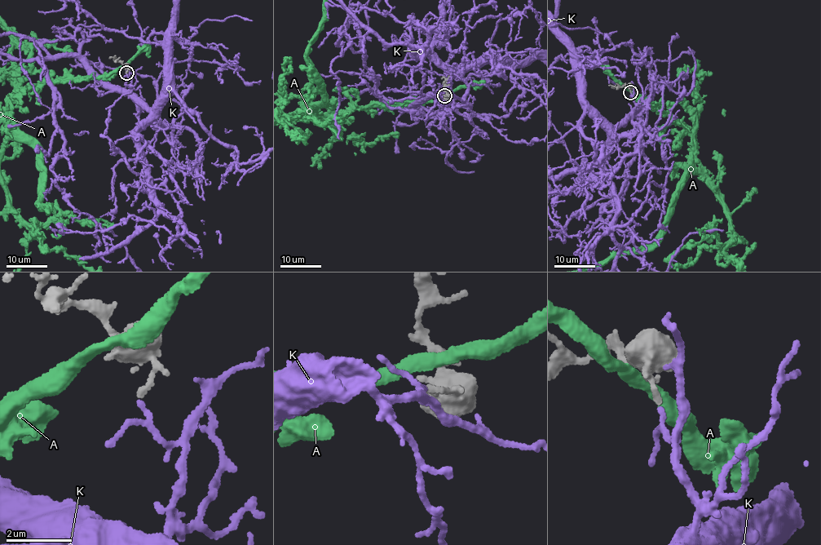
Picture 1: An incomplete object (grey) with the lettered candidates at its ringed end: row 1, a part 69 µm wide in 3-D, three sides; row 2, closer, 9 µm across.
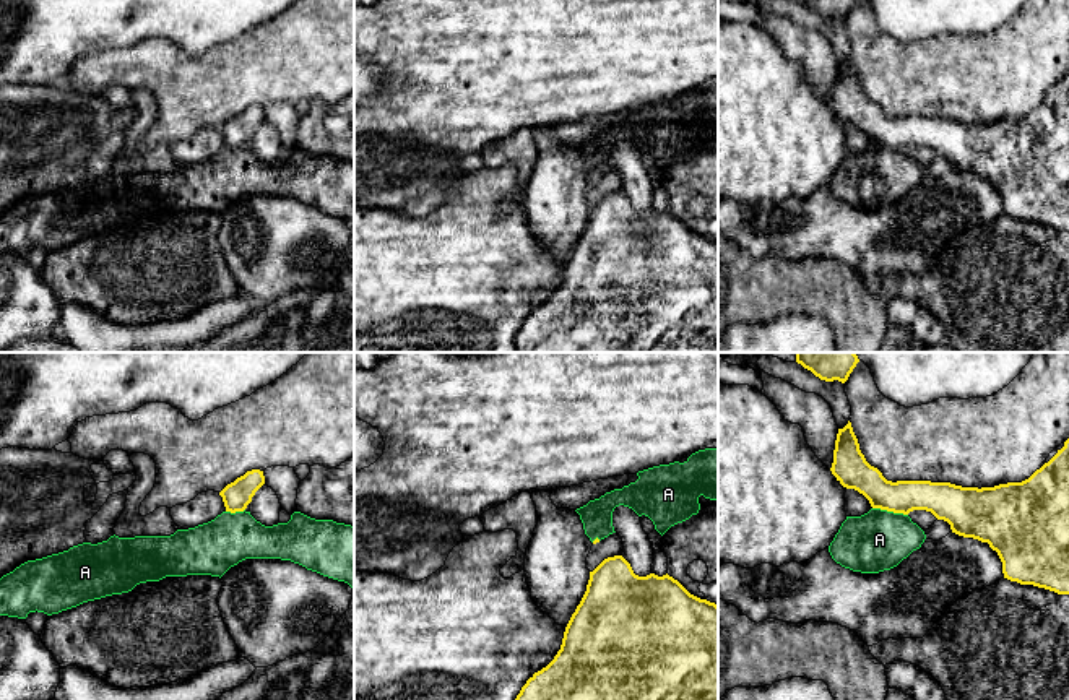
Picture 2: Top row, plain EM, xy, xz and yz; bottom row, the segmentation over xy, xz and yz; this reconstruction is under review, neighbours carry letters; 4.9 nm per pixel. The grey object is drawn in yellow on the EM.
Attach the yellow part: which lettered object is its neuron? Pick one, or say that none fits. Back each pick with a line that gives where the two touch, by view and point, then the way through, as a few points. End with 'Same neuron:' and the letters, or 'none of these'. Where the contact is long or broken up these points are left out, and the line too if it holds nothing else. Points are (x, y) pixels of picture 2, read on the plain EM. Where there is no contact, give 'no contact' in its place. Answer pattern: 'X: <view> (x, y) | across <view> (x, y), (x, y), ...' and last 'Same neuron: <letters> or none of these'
K: no contact
Same neuron: K

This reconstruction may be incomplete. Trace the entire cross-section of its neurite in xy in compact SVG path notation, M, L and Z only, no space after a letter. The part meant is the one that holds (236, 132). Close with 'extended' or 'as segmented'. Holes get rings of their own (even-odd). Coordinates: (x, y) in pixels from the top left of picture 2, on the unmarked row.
M252 106L234 119L227 120L219 132L223 133L226 148L244 148L252 138L255 128L265 120L263 107Z; as segmented

